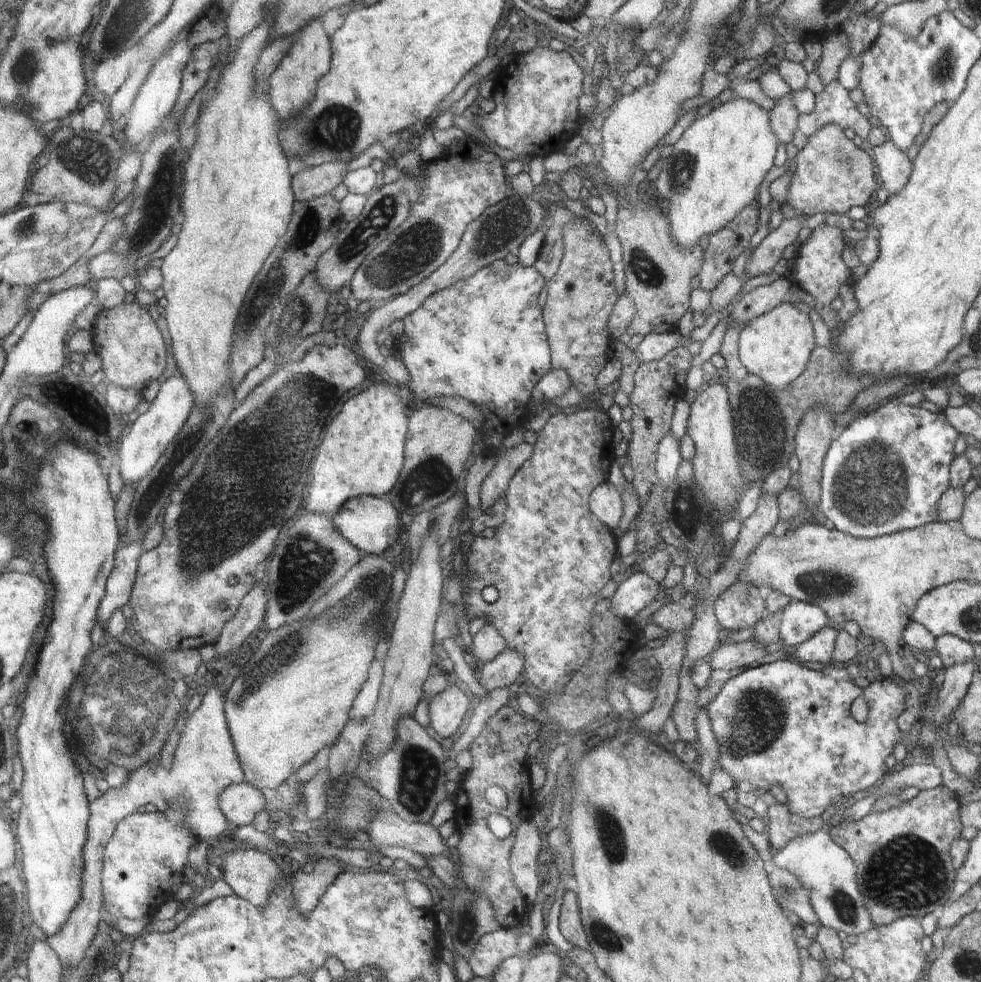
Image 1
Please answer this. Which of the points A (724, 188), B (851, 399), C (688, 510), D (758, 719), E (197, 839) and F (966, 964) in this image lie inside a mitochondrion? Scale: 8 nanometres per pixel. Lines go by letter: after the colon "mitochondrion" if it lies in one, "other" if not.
A: other
B: other
C: mitochondrion
D: mitochondrion
E: other
F: mitochondrion

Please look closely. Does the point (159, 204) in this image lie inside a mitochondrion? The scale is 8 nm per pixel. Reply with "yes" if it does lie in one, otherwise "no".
yes

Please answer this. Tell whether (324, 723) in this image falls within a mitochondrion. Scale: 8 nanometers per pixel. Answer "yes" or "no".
no

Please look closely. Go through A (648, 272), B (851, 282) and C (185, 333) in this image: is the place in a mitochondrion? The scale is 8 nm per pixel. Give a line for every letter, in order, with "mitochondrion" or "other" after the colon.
A: mitochondrion
B: other
C: other

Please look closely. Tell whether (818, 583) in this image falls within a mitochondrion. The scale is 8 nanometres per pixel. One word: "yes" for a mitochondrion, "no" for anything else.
yes

